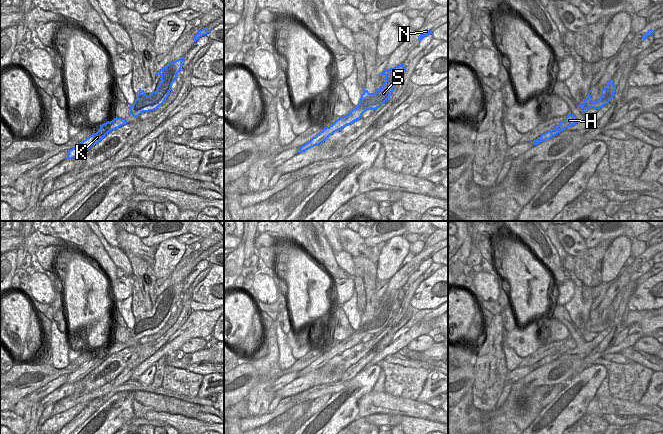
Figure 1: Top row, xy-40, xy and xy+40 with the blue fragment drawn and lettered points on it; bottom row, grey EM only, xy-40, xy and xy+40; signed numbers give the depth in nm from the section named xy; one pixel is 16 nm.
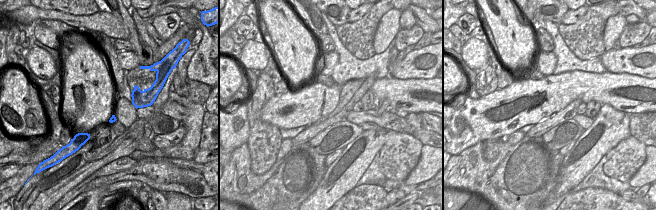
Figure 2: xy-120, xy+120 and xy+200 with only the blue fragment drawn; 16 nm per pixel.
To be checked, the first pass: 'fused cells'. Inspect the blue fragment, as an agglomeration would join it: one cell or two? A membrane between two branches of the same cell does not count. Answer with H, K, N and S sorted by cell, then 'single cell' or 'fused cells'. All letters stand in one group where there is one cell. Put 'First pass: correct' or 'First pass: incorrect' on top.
First pass: incorrect
H K N S | single cell

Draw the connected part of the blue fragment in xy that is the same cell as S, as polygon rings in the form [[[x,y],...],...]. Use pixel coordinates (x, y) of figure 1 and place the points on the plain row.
[[[404,287],[390,293],[385,293],[379,299],[384,299],[385,306],[381,312],[375,313],[374,317],[369,317],[368,314],[363,312],[360,325],[358,329],[352,333],[347,339],[338,342],[332,349],[324,352],[319,358],[313,361],[310,365],[299,371],[298,377],[305,376],[306,374],[321,368],[334,356],[341,354],[347,349],[362,342],[362,338],[367,334],[375,334],[384,328],[393,316],[394,310],[399,306],[405,295]]]

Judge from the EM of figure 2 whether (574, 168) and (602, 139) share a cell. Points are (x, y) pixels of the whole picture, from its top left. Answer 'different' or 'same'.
same

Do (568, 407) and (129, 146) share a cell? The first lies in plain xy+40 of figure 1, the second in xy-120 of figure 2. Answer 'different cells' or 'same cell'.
different cells

